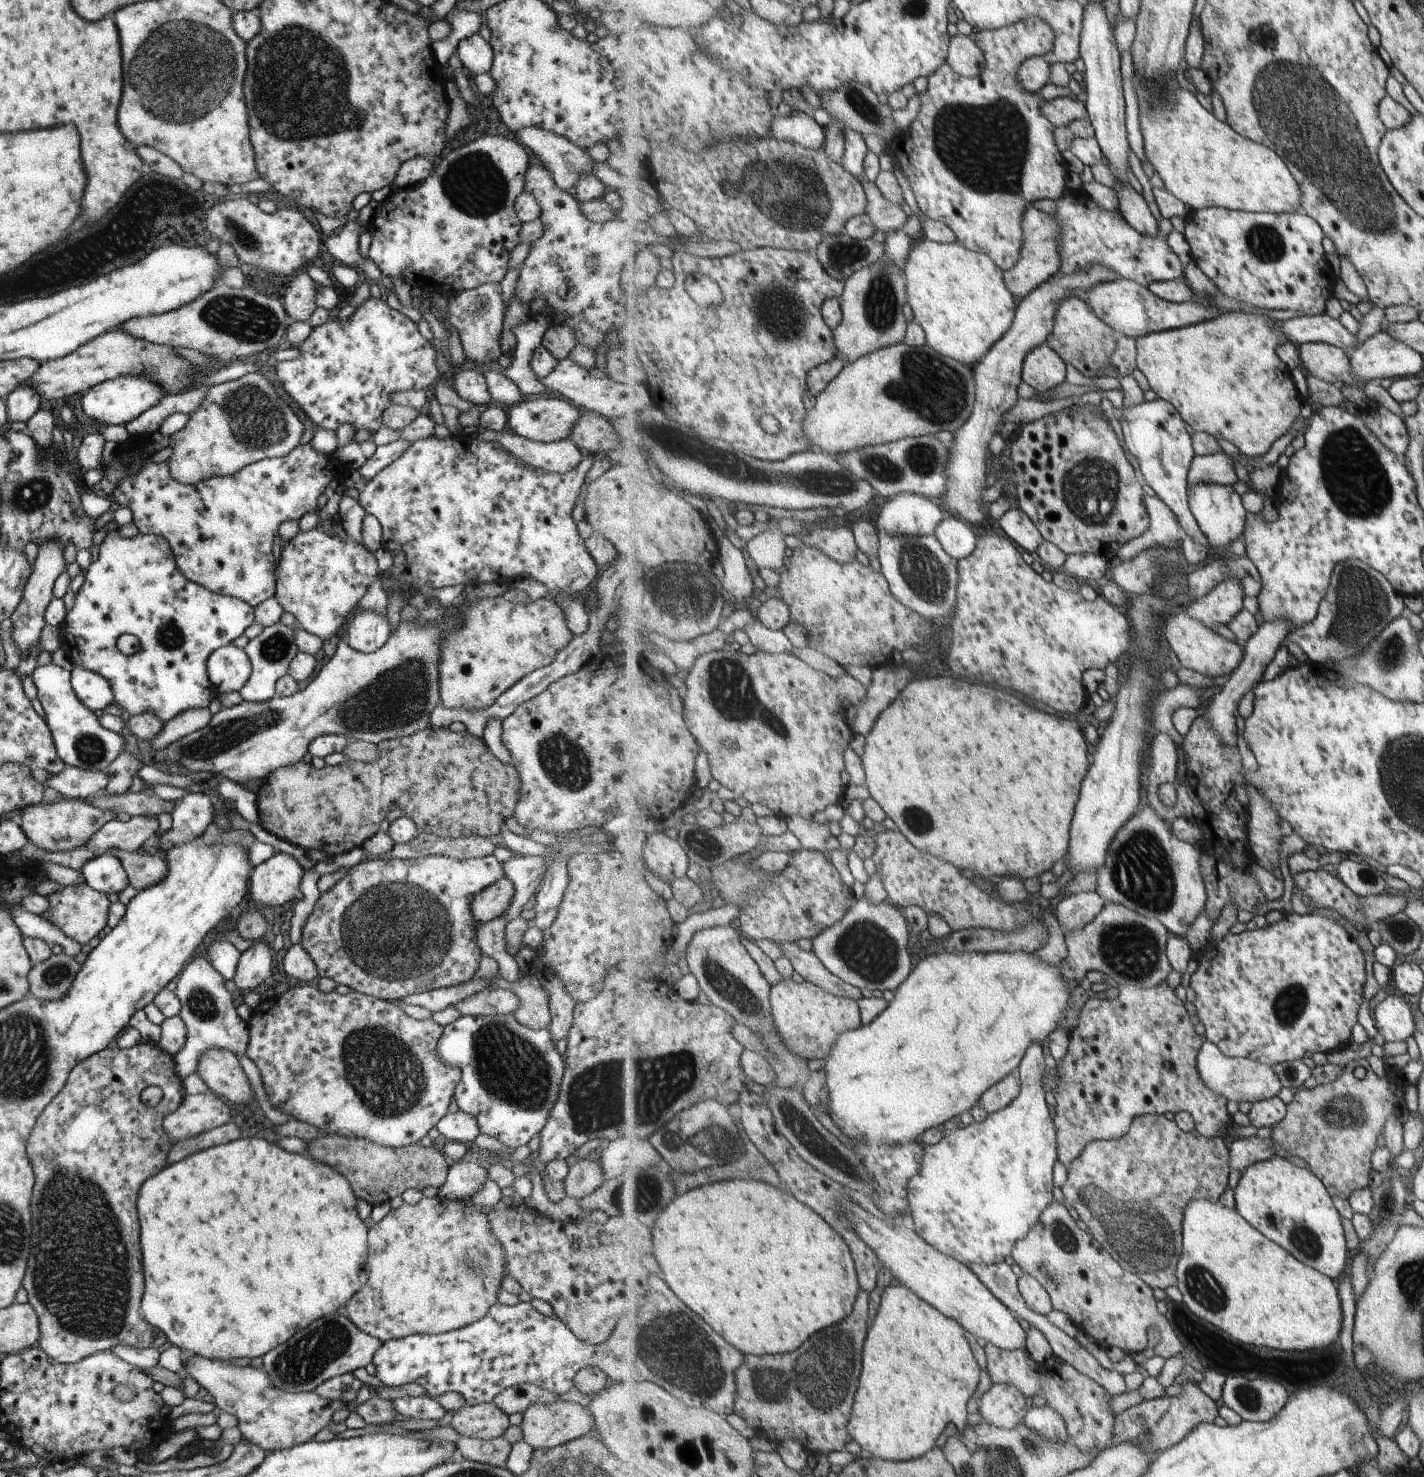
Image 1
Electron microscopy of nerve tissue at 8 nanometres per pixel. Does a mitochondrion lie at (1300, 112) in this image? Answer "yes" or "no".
yes

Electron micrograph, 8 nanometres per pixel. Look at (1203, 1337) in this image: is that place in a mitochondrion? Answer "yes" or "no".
yes

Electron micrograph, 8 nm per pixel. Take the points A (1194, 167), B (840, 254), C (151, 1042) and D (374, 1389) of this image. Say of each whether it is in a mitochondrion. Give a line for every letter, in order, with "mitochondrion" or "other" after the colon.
A: other
B: mitochondrion
C: other
D: other

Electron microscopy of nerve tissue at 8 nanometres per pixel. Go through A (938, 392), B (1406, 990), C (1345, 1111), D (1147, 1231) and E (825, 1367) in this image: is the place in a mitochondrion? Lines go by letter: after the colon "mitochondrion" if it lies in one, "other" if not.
A: mitochondrion
B: other
C: mitochondrion
D: mitochondrion
E: mitochondrion

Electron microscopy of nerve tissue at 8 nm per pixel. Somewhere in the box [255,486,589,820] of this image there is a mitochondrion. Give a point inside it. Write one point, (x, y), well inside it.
(395, 700)

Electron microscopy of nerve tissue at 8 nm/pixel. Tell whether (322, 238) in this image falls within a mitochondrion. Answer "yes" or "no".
no

